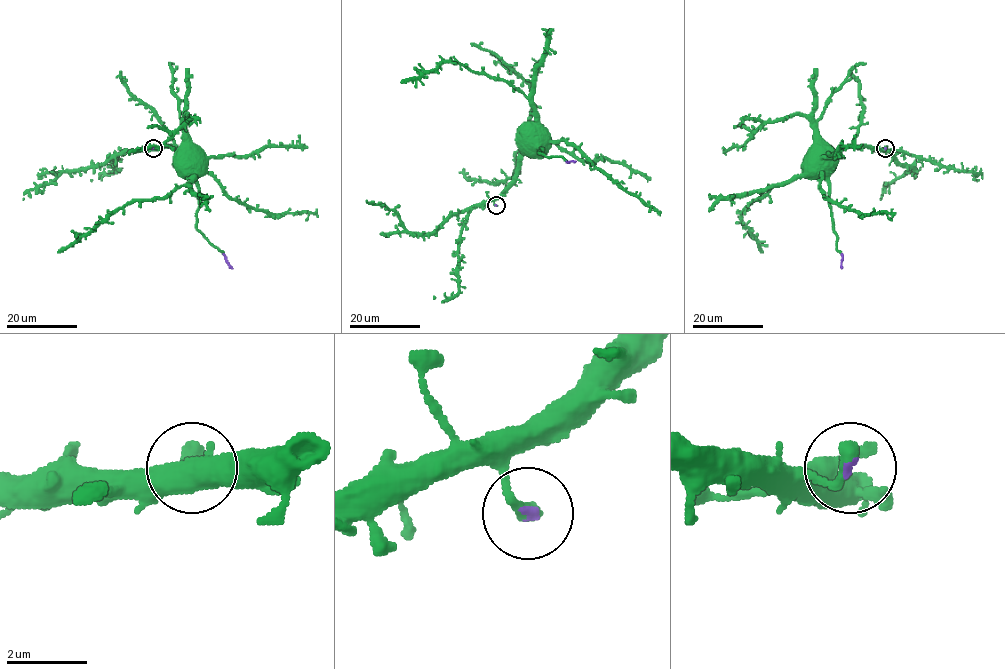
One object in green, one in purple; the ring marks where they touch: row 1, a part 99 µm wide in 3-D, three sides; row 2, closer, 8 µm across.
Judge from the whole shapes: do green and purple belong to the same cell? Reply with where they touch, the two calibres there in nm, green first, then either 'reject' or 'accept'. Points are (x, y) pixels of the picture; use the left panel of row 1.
at (153, 148); 400 nm thick on the green side, 100 nm on the other; accept

